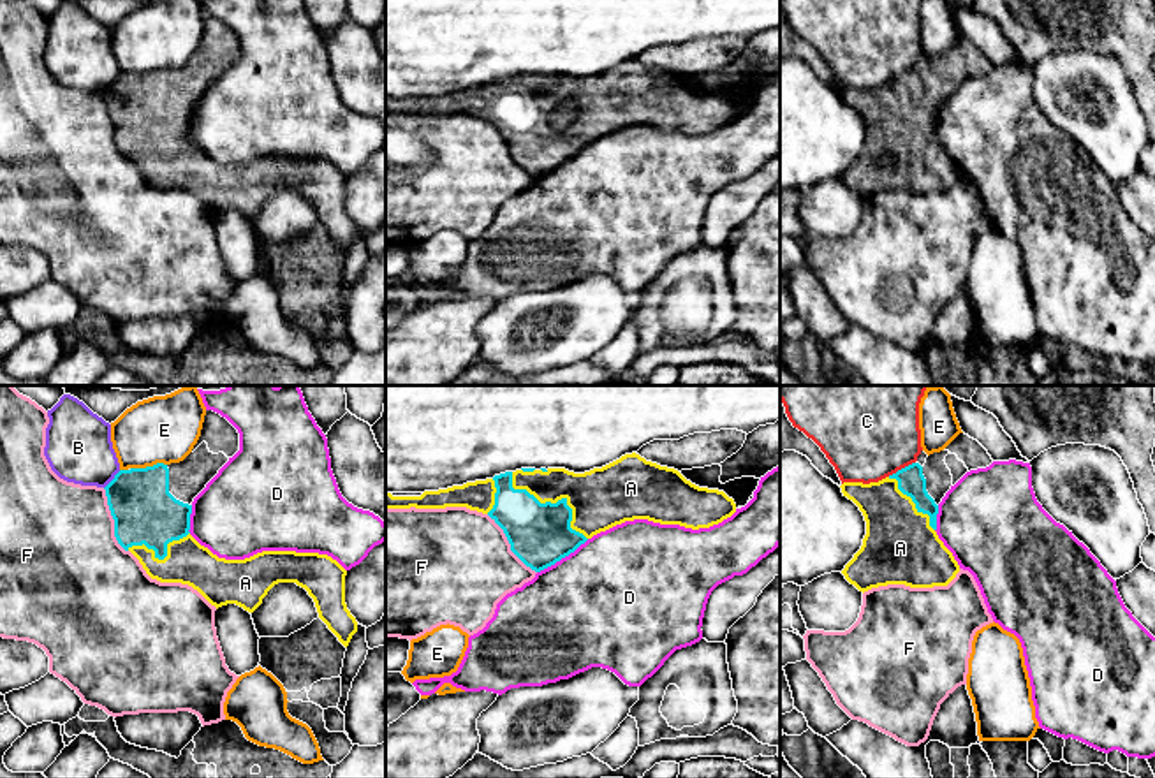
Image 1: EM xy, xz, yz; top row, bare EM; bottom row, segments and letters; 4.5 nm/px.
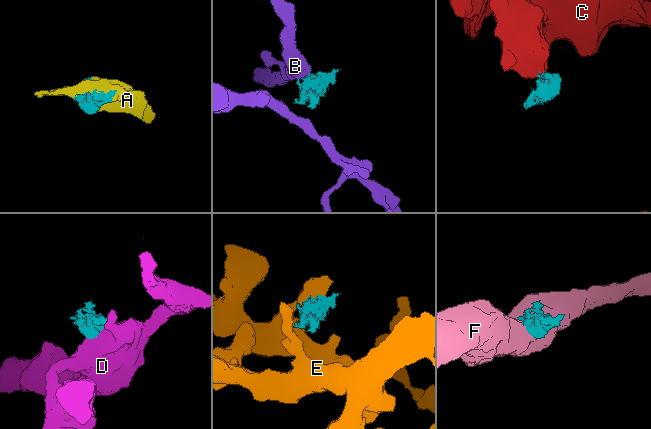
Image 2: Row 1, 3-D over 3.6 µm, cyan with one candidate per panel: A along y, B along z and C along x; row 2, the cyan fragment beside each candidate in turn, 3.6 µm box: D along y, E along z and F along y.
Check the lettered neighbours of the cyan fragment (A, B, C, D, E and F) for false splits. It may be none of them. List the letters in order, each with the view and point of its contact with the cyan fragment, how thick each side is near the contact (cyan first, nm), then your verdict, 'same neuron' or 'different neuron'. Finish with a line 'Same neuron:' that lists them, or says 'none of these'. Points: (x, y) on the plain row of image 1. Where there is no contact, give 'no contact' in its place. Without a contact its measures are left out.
A: contact xz (553, 110); calibres 280 and 280 nm; same neuron
B: contact xy (113, 85); calibres 280 and 300 nm; different neuron
C: contact yz (902, 74); calibres 130 and 400 nm; different neuron
D: contact xz (562, 162); calibres 280 and 480 nm; different neuron
E: contact xy (148, 73); calibres 280 and 300 nm; different neuron
F: contact xy (113, 124); calibres 280 and 480 nm; different neuron
Same neuron: A

